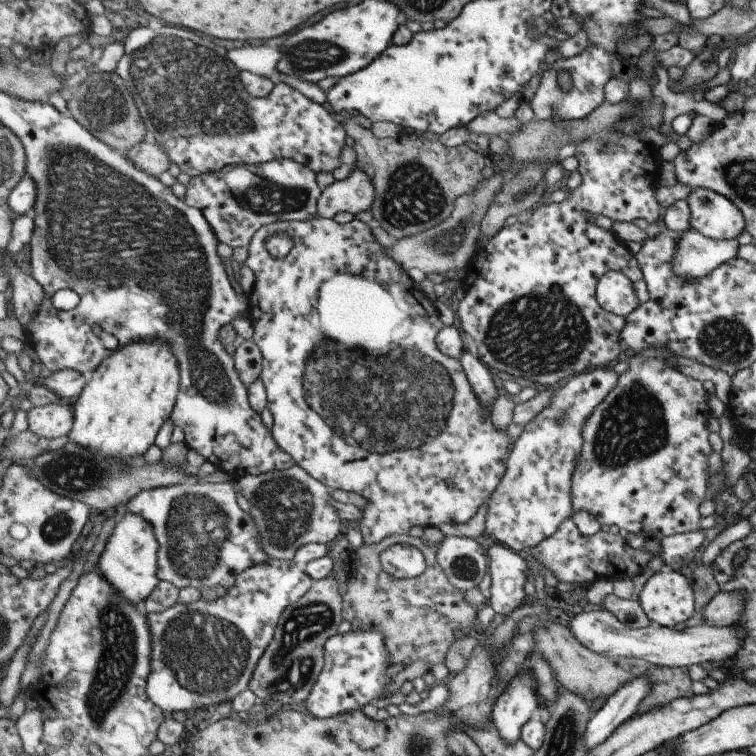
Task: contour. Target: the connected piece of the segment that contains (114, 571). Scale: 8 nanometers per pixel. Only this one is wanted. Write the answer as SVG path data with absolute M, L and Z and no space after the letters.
M126 513L108 538L98 561L99 570L113 584L115 590L135 605L146 601L159 586L159 549L158 535L153 524L139 514Z

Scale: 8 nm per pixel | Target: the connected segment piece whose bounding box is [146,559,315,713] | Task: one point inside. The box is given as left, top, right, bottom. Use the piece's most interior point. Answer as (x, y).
(204, 654)

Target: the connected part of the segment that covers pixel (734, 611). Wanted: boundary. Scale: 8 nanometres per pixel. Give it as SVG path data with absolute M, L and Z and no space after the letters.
M717 592L701 610L705 625L730 626L739 622L743 612L745 594L743 592Z

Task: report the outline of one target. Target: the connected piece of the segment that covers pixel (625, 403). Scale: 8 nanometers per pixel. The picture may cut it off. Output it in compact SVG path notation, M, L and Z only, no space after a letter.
M647 348L643 352L636 353L628 360L628 369L620 376L619 386L612 390L605 398L602 404L599 404L594 414L591 414L585 428L583 428L583 450L581 450L581 458L577 462L575 474L573 474L573 490L571 490L571 498L573 498L573 512L589 512L593 514L597 520L605 526L618 526L618 528L633 532L636 535L642 535L646 539L655 538L658 541L666 536L674 534L693 532L693 530L701 530L699 528L699 512L697 506L699 502L707 498L707 458L712 452L707 444L707 430L705 430L705 420L709 418L707 412L707 394L701 386L699 380L689 378L686 374L681 374L679 370L675 370L673 366L669 366L665 362L667 358L667 350L665 348Z

